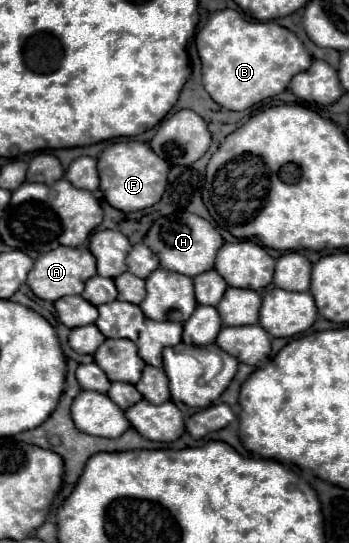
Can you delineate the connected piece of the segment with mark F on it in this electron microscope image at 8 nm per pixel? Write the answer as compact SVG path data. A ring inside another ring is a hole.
M127 140L127 142L115 142L107 146L97 160L97 168L101 178L99 188L105 200L121 212L137 212L157 204L167 186L169 164L163 162L163 158L159 158L145 142Z

